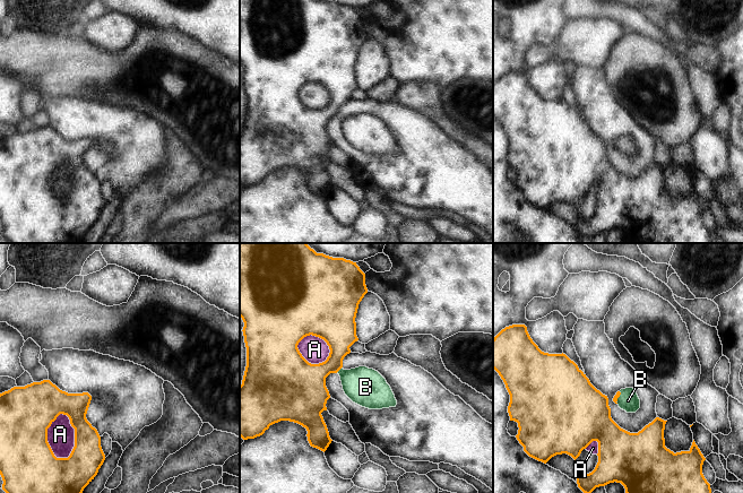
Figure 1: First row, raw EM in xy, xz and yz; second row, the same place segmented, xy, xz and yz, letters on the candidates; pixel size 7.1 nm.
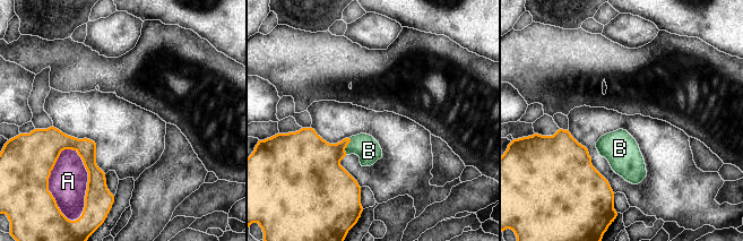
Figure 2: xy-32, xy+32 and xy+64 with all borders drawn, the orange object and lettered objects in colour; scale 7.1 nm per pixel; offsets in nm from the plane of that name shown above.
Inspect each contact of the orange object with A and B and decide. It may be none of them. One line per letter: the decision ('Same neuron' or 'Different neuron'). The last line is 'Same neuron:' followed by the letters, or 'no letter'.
A: Different neuron
B: Same neuron
Same neuron: B

